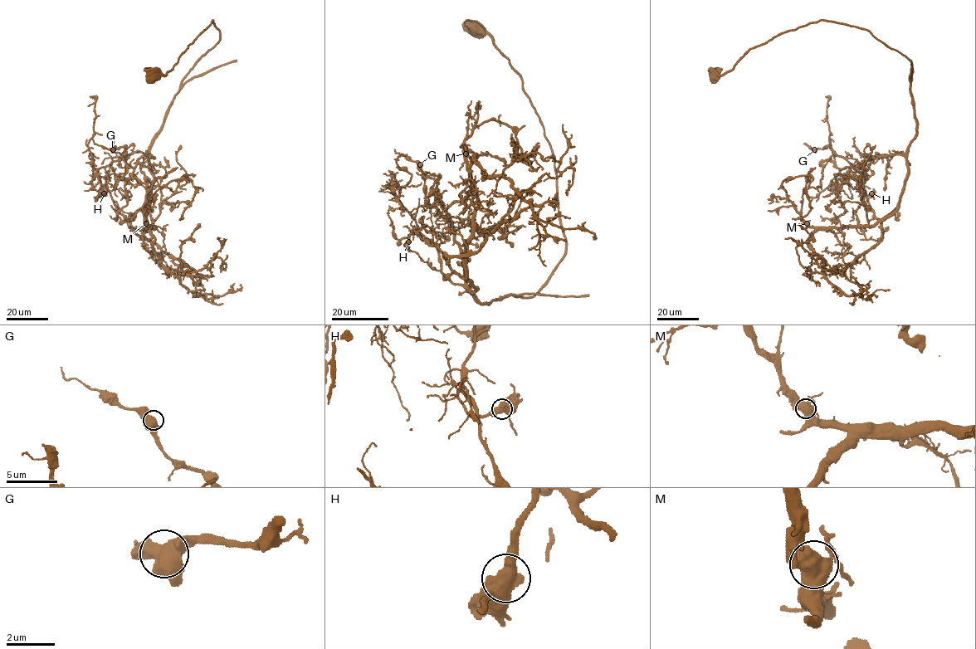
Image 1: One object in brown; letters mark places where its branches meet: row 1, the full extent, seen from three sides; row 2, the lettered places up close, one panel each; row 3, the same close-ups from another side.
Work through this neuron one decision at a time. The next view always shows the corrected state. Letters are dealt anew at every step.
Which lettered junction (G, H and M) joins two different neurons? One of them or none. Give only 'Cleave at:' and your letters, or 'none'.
Cleave at: none

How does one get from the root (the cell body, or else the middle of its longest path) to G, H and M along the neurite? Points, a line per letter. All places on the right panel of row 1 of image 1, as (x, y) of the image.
G: (715, 74), (820, 20), (866, 29), (910, 60), (916, 136), (905, 153), (856, 167), (830, 146), (814, 149)
H: (715, 74), (820, 20), (866, 29), (903, 54), (916, 122), (905, 182), (881, 219), (862, 191), (871, 193)
M: (715, 74), (820, 20), (866, 29), (911, 63), (916, 136), (898, 207), (870, 226), (807, 223)

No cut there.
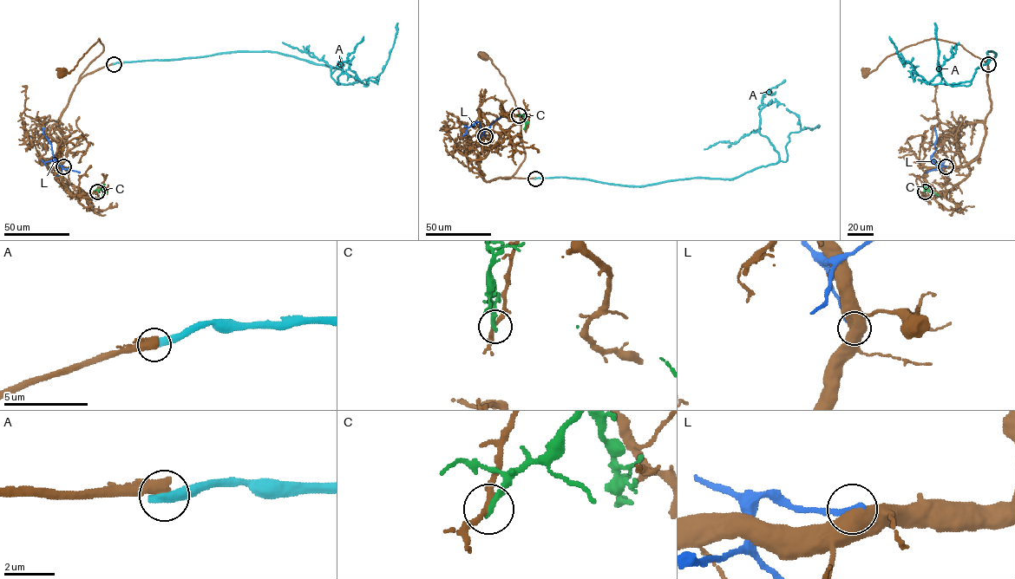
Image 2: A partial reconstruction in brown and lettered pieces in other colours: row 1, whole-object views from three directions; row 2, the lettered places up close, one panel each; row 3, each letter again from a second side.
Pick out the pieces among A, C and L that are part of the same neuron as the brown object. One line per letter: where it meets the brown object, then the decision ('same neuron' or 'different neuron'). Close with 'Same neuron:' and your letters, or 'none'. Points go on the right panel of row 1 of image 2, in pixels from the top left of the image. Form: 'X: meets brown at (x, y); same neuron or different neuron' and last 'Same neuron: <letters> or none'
A: meets brown at (988, 64); different neuron
C: meets brown at (925, 191); different neuron
L: meets brown at (946, 166); different neuron
Same neuron: none

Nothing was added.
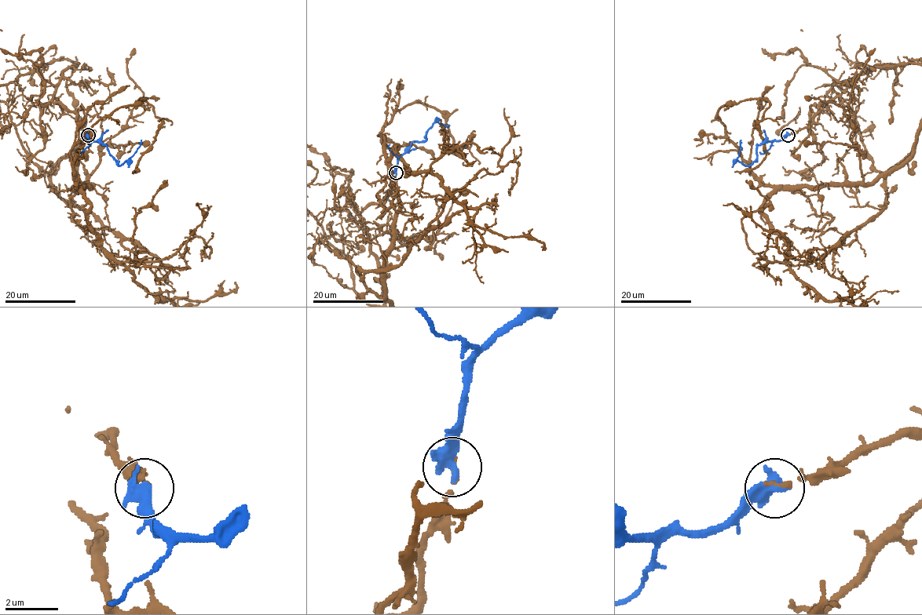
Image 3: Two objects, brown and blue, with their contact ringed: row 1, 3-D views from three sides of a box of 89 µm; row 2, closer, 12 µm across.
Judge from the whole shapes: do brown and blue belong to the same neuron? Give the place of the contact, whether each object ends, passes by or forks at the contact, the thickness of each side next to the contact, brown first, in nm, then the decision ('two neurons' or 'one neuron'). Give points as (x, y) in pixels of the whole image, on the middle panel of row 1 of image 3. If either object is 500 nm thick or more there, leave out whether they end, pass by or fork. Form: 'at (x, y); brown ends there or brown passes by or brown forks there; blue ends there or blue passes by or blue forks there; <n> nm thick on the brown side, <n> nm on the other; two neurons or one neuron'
at (396, 172); 190 nm thick on the brown side, 600 nm on the other; one neuron

